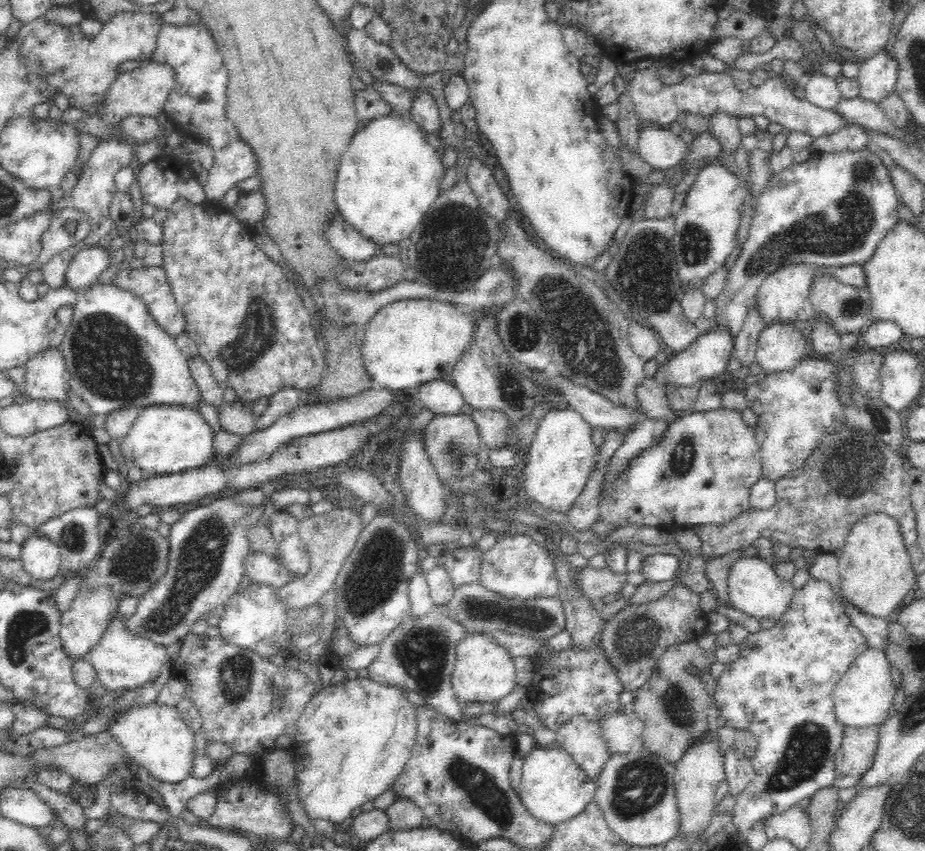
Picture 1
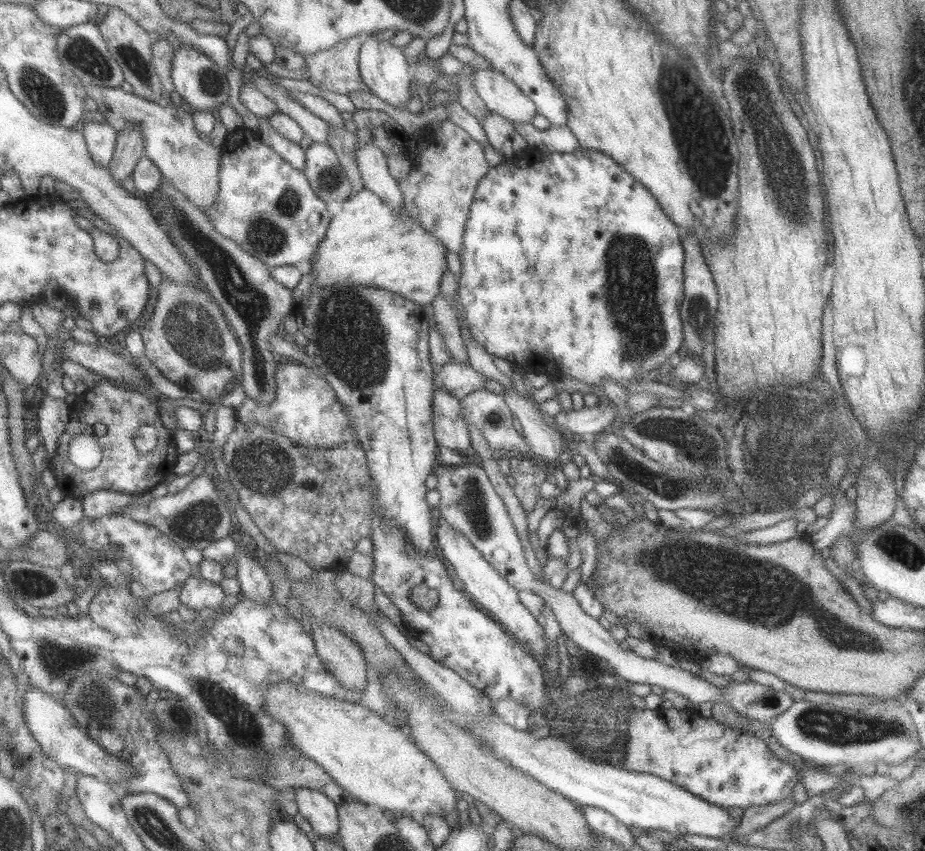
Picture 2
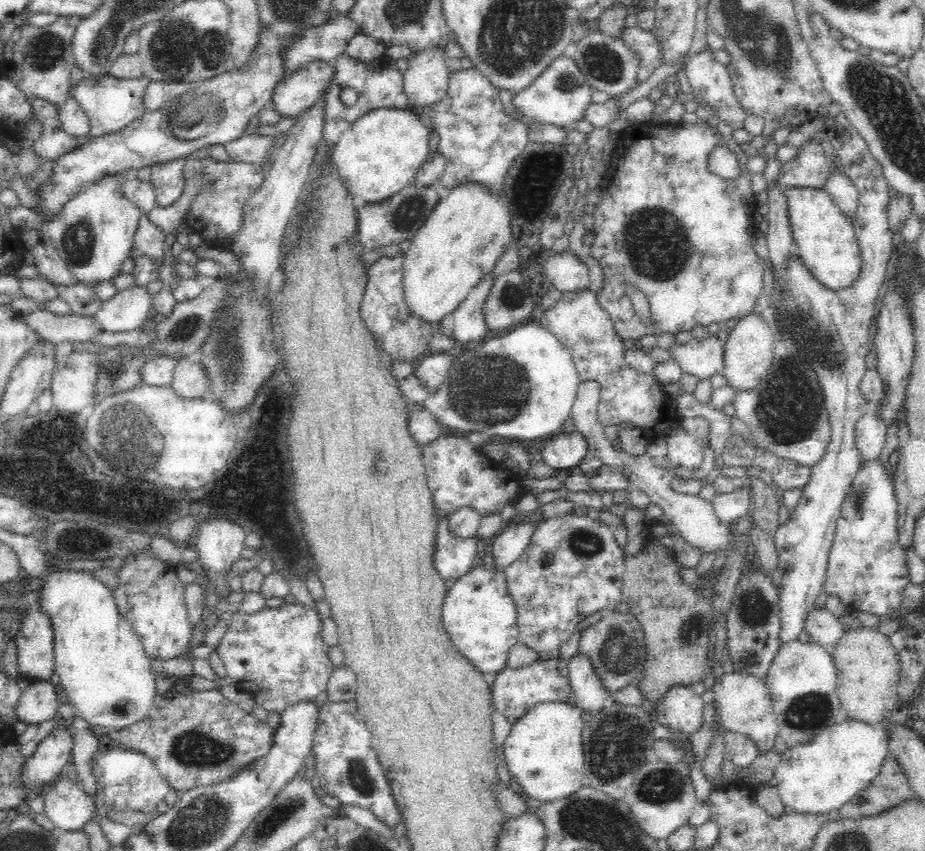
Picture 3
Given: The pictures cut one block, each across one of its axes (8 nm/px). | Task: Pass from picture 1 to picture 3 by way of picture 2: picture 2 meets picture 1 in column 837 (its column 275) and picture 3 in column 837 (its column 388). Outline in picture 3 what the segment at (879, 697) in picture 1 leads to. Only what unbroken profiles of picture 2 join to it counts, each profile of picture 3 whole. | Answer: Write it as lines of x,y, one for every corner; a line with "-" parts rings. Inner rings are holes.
847,717
822,728
806,744
788,748
783,754
772,781
783,805
790,806
794,813
825,814
838,812
843,804
869,786
890,753
884,726

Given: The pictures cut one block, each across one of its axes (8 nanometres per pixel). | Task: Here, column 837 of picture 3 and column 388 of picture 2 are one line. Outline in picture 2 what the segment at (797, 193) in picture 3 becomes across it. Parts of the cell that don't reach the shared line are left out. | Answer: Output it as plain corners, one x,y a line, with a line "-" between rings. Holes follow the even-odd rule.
365,189
351,195
343,204
341,212
333,215
327,237
323,240
315,260
309,267
318,276
319,287
333,287
338,284
365,285
386,288
425,308
438,298
443,284
443,274
448,270
448,249
424,228
421,221
413,219
407,210
391,208
379,195

